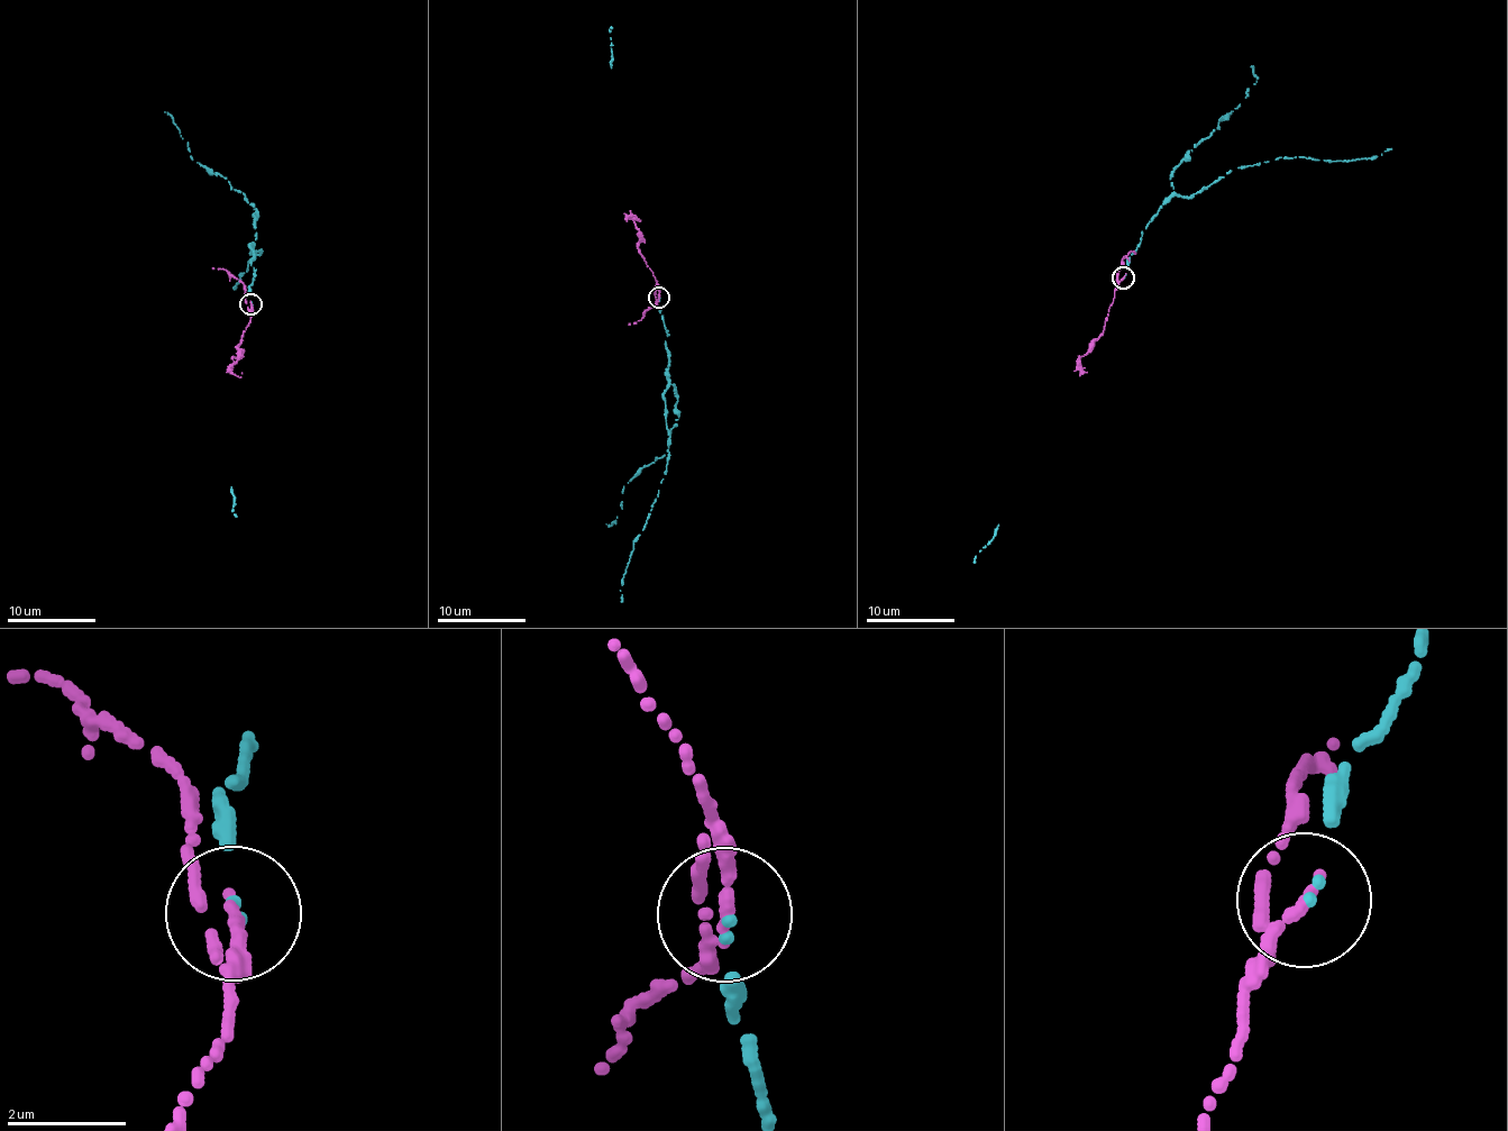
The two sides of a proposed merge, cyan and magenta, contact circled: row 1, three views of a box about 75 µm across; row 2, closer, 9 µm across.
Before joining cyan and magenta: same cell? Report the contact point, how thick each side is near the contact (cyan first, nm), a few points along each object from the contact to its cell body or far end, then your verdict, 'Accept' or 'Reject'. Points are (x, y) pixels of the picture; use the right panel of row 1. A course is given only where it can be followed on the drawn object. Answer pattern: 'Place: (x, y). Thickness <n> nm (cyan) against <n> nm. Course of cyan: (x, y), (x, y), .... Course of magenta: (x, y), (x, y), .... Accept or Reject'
Place: (1123, 277). Thickness 130 nm (cyan) against 220 nm. Course of cyan: (1125, 277), (1145, 226), (1175, 195), (1193, 195), (1232, 170), (1280, 156), (1349, 162), (1391, 149). Course of magenta: (1123, 277), (1114, 292), (1104, 329), (1080, 357), (1082, 373), (1084, 367). Accept

